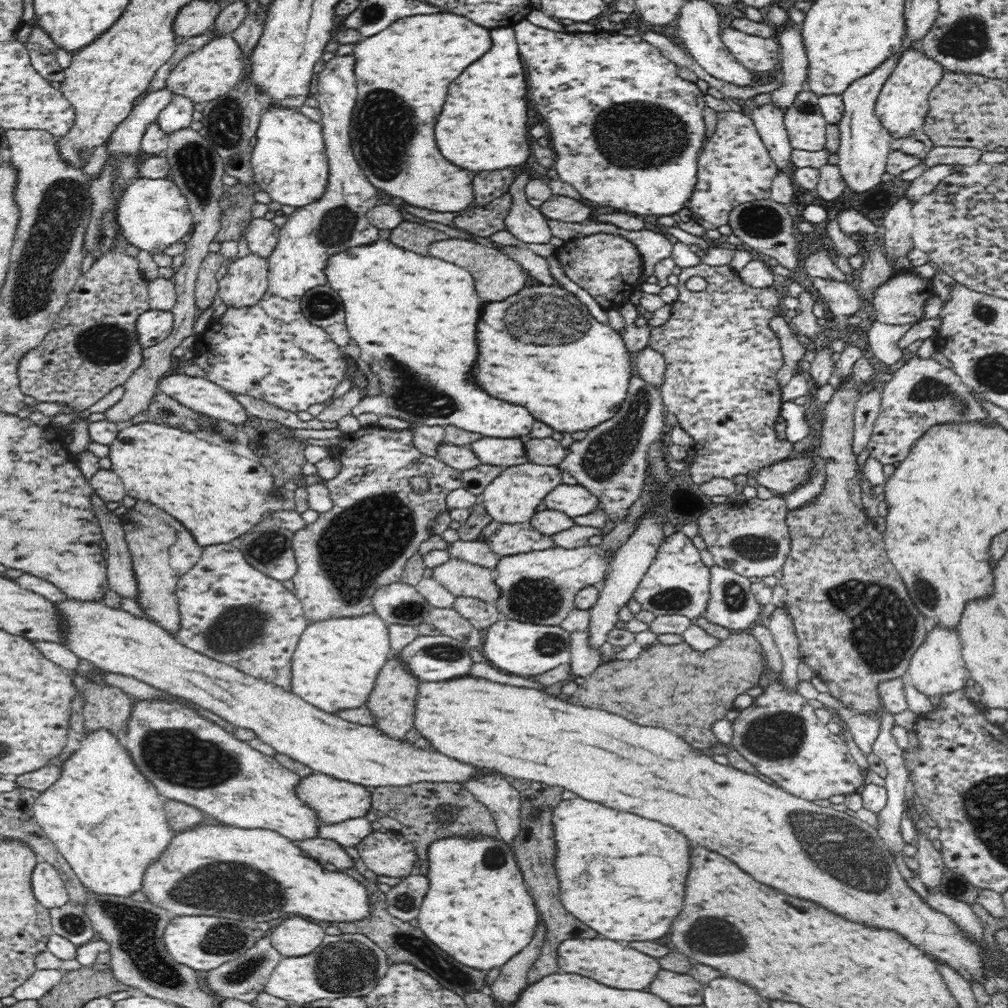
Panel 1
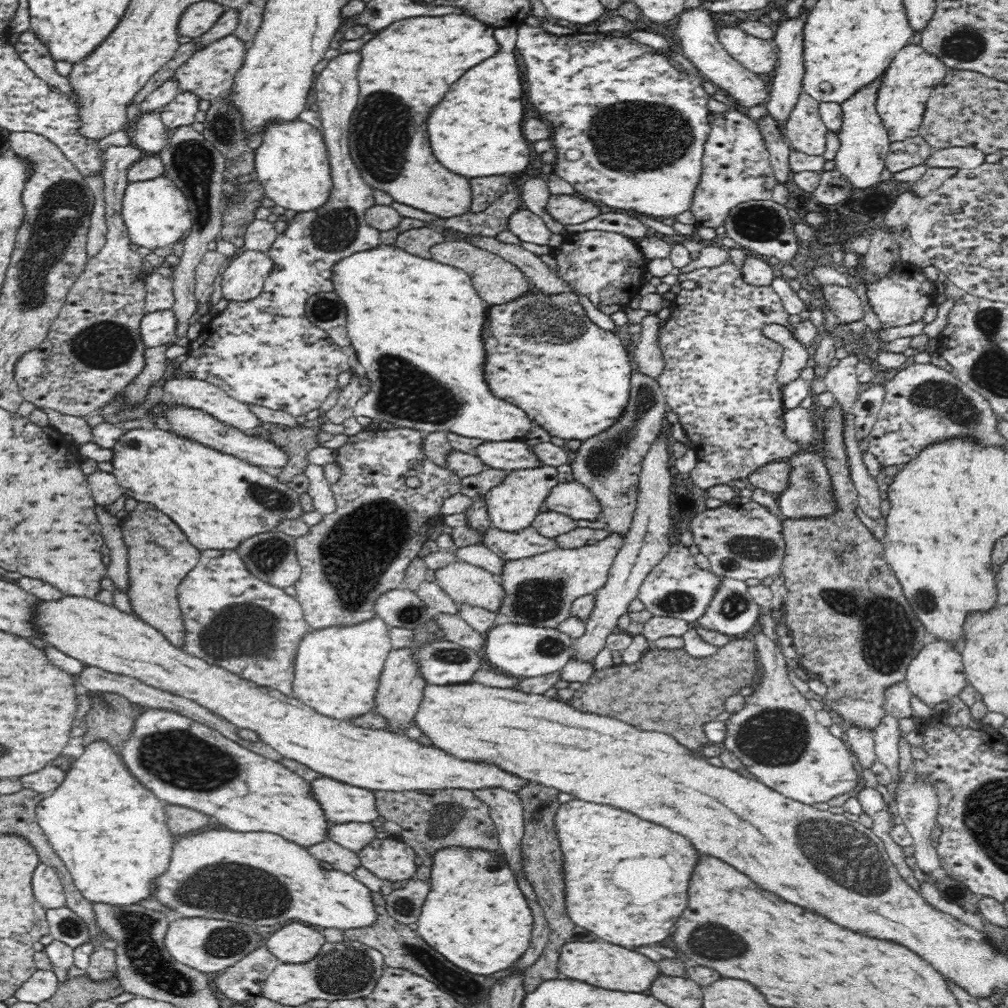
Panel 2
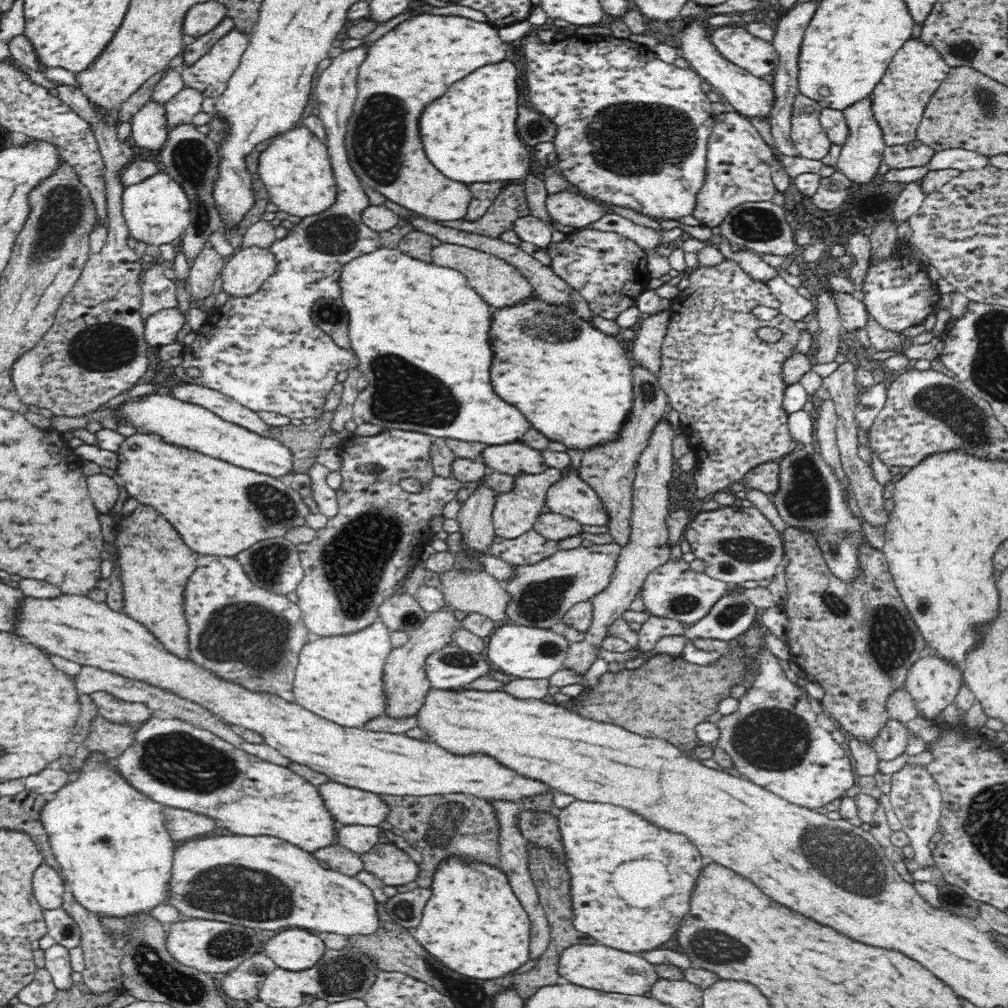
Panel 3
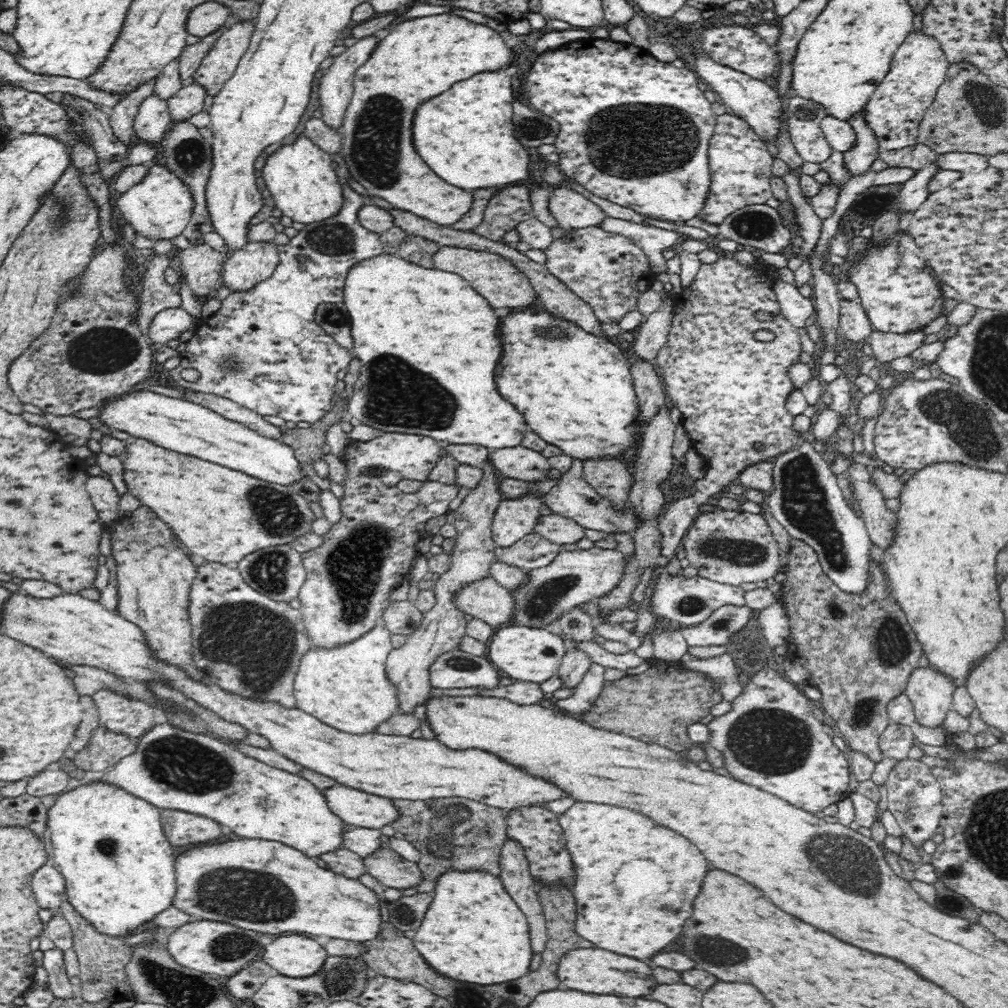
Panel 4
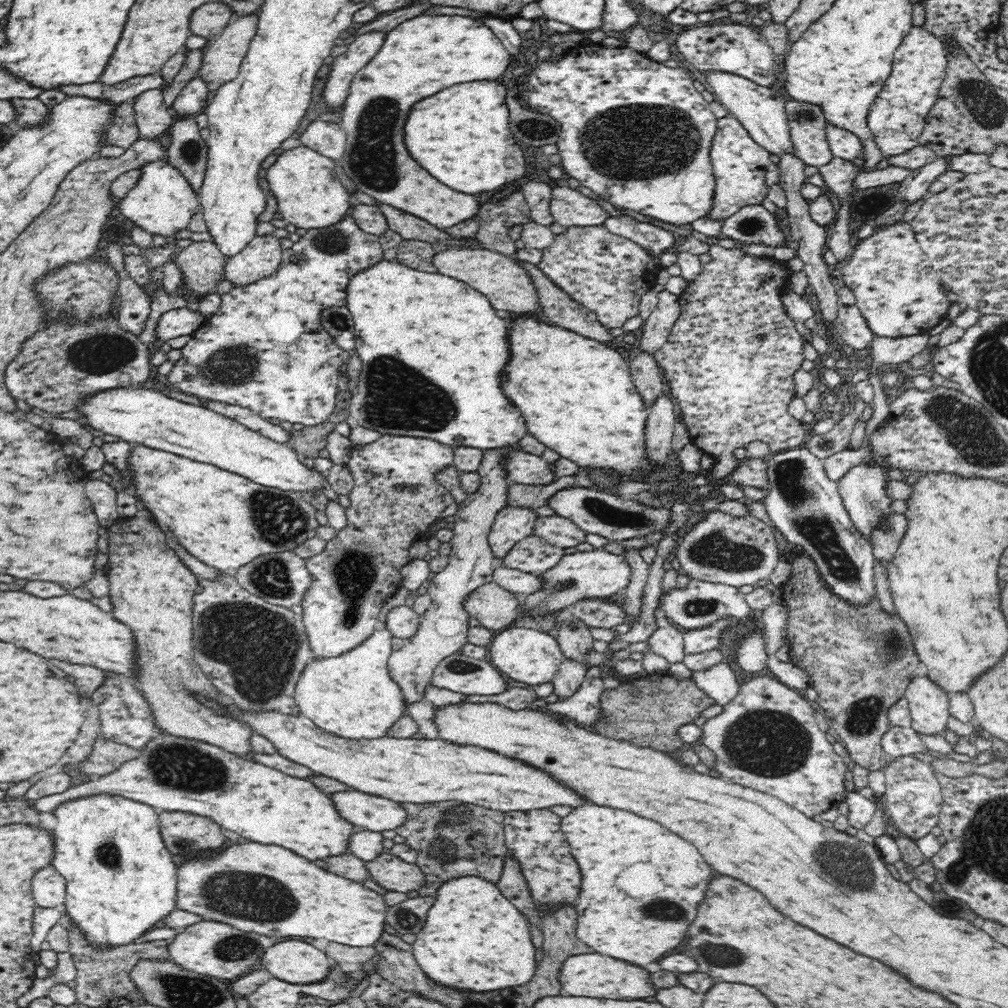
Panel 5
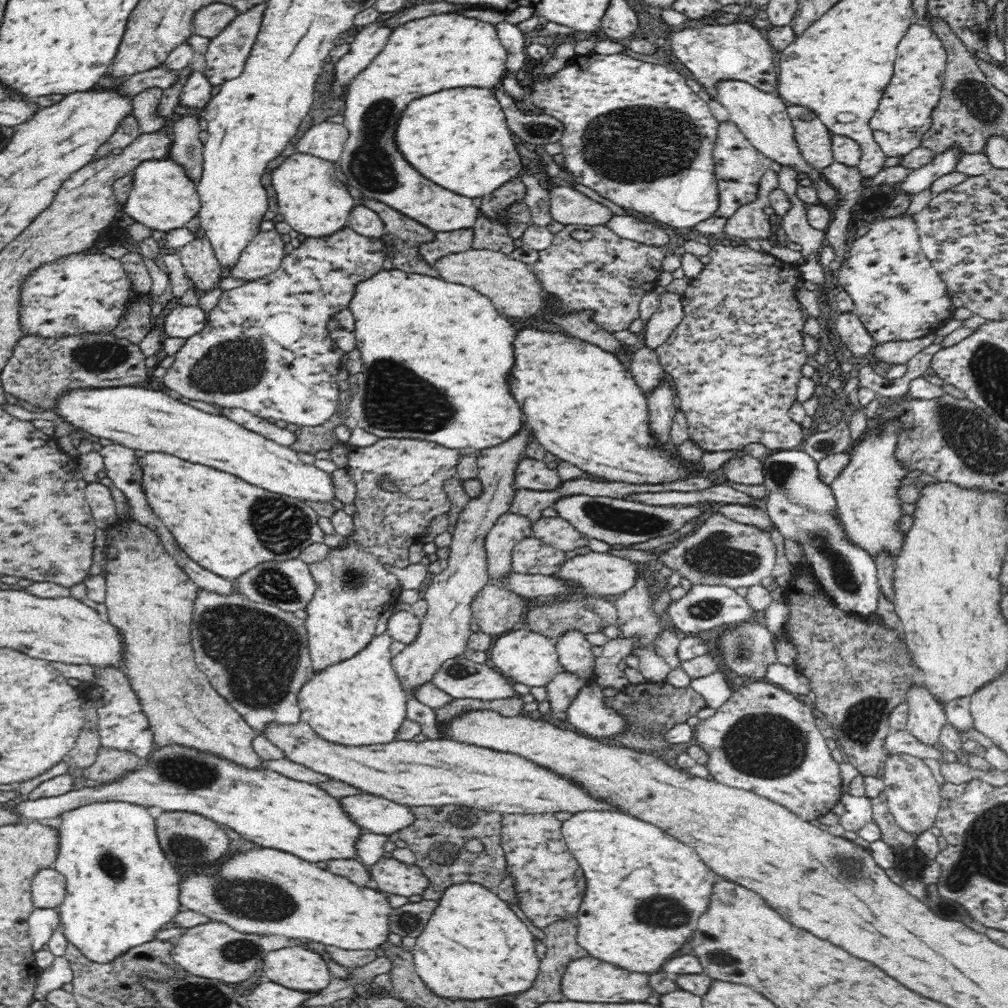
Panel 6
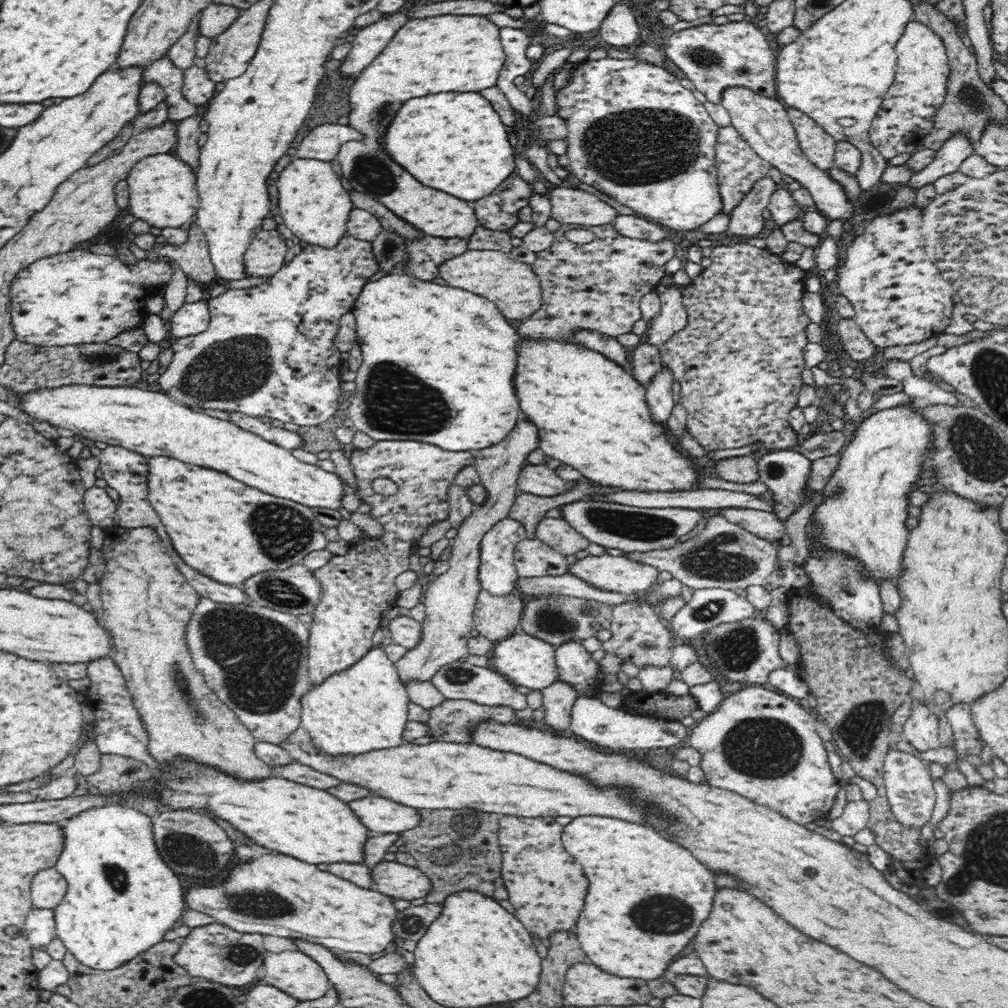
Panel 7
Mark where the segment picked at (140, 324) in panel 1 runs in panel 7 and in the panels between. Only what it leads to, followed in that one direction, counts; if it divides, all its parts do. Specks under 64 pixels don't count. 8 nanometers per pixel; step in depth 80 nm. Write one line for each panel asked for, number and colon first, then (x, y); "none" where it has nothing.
2: (158, 328)
3: (161, 328)
4: (167, 325)
5: (177, 322)
6: (180, 321)
7: (190, 319)

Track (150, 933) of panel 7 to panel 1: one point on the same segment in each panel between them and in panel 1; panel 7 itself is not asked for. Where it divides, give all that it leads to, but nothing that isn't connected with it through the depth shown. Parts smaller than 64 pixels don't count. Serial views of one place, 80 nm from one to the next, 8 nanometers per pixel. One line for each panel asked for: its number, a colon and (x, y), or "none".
1: (108, 822)
2: (110, 831)
3: (109, 839)
4: (119, 871)
5: (121, 882)
6: (121, 890)

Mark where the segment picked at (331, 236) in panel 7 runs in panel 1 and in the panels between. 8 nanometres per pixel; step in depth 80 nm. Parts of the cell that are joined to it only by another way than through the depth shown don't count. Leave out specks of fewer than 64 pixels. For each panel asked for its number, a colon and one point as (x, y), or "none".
1: (289, 162)
2: (292, 165)
3: (296, 171)
4: (302, 179)
5: (309, 195)
6: (314, 202)

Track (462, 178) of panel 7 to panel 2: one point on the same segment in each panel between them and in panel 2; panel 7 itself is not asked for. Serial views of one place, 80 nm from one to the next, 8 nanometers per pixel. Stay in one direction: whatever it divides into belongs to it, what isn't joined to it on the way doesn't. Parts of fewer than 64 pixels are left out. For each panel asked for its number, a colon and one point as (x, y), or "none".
2: (475, 131)
3: (469, 134)
4: (465, 135)
5: (461, 136)
6: (458, 138)

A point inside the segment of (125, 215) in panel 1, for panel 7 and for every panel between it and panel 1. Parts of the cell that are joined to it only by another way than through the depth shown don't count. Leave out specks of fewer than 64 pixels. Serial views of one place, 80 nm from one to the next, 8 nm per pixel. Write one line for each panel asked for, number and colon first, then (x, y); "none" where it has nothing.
2: (156, 213)
3: (156, 210)
4: (160, 207)
5: (163, 202)
6: (163, 197)
7: (162, 188)

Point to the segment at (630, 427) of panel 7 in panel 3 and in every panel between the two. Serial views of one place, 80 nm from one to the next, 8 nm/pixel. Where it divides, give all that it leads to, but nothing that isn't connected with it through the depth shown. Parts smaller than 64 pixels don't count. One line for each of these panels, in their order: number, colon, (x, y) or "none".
3: (580, 393)
4: (576, 390)
5: (578, 398)
6: (583, 406)

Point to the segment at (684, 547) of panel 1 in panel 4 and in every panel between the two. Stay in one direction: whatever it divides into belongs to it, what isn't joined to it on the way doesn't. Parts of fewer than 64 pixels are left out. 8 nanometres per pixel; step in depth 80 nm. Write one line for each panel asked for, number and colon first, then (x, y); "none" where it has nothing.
2: (677, 588)
3: (673, 590)
4: (687, 602)

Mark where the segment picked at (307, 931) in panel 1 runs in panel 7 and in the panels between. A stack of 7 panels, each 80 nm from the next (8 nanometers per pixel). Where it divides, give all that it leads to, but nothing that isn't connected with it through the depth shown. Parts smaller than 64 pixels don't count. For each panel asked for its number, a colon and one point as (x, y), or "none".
2: (296, 943)
3: (294, 949)
4: (293, 955)
5: (295, 962)
6: (299, 968)
7: (295, 973)

